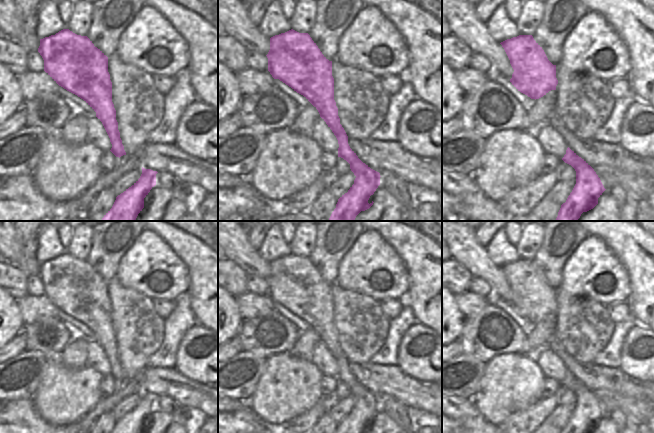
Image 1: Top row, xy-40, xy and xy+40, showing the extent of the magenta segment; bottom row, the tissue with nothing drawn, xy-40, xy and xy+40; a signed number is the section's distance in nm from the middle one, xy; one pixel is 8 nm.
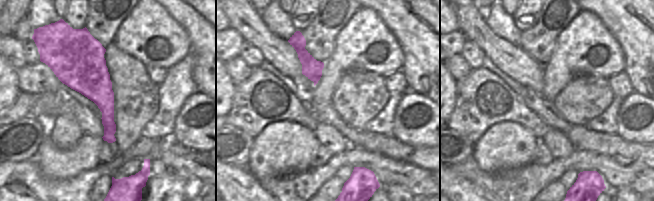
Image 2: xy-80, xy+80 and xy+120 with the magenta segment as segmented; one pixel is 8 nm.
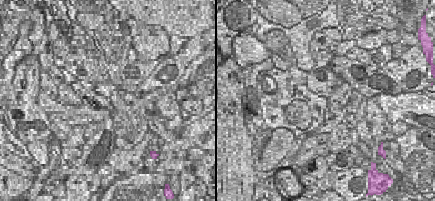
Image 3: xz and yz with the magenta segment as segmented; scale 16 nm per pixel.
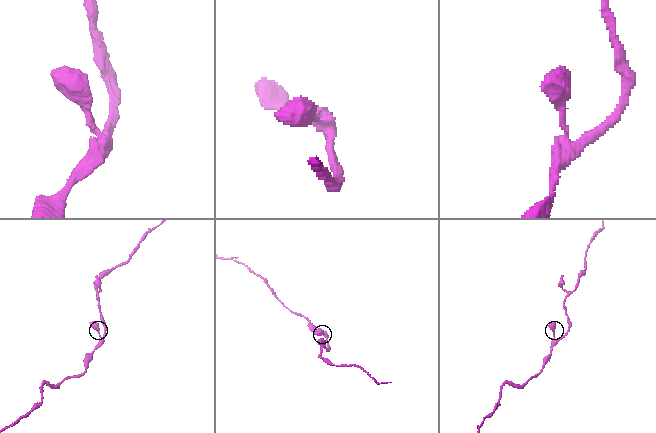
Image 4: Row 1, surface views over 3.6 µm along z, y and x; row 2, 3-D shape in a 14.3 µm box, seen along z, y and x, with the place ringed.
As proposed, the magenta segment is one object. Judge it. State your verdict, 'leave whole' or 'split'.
leave whole

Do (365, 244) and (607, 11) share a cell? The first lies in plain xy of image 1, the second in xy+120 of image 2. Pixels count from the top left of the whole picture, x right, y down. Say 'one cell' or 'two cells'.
two cells

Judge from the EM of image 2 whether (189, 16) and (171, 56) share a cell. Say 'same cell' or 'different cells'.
different cells

